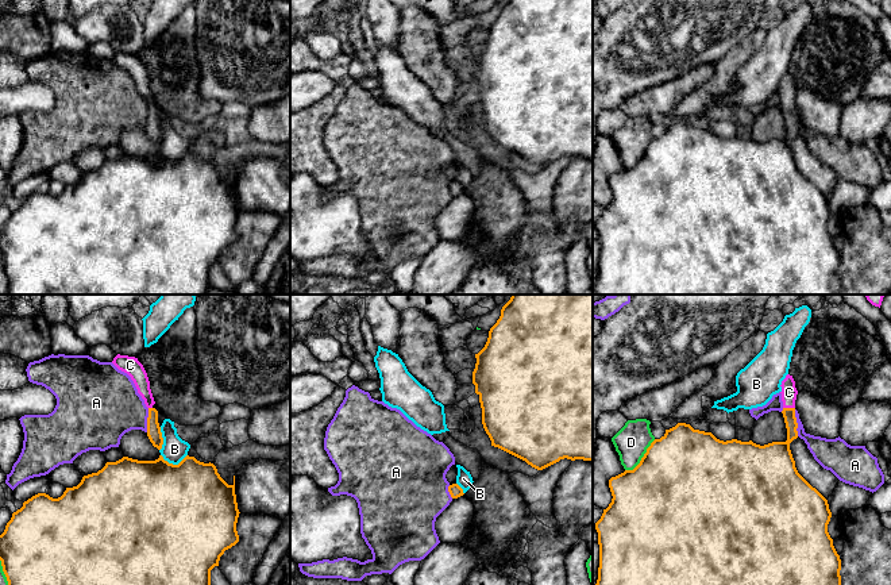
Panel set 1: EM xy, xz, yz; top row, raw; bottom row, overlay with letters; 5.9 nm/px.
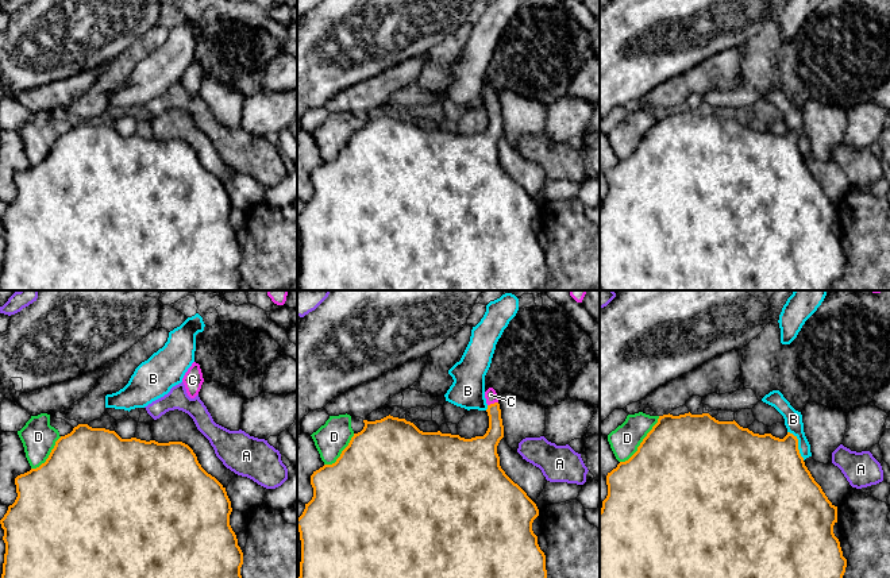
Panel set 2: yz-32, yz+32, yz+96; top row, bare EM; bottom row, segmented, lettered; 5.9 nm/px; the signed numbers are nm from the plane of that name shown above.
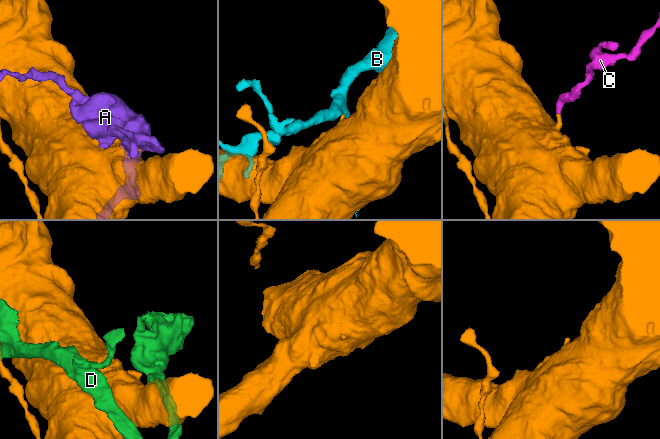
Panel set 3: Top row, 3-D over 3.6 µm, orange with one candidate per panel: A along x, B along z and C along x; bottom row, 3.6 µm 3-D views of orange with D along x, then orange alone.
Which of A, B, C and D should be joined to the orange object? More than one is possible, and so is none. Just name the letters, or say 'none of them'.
C

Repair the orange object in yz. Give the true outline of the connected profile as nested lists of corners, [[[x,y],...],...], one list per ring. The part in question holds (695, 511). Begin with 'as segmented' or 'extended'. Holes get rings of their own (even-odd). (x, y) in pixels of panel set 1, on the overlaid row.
extended; [[[787,374],[780,386],[782,413],[787,428],[786,442],[772,442],[764,446],[752,440],[732,439],[724,442],[711,432],[694,430],[686,423],[678,423],[675,427],[666,430],[660,439],[651,443],[633,470],[625,470],[609,480],[613,499],[595,523],[599,544],[599,567],[595,585],[841,585],[841,559],[828,532],[828,524],[832,517],[828,500],[798,473],[790,450],[790,443],[798,438],[795,417],[798,390],[792,376]]]

